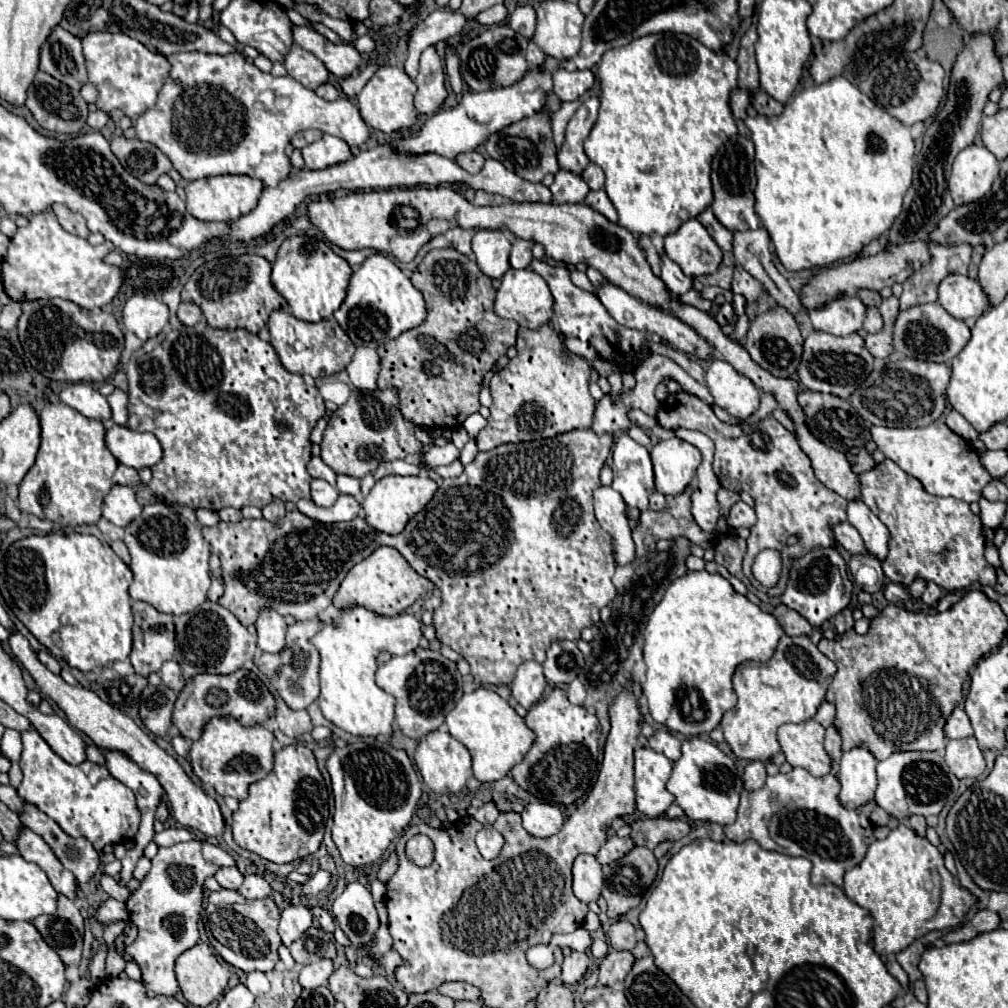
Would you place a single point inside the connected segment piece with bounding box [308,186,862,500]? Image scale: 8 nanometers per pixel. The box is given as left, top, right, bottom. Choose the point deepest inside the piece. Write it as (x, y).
(400, 221)

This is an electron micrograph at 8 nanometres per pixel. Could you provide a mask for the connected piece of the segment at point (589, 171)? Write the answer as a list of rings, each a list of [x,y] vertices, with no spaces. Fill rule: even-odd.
[[[590,162],[590,164],[586,166],[586,170],[582,172],[582,178],[588,182],[588,186],[590,186],[592,190],[598,190],[598,188],[604,186],[604,172],[602,172],[602,168],[598,168],[594,162]]]

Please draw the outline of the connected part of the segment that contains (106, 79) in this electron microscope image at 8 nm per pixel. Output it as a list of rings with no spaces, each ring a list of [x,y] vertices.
[[[94,32],[90,36],[84,36],[82,46],[86,56],[88,78],[98,88],[96,106],[100,110],[110,112],[114,108],[120,108],[126,116],[136,120],[144,110],[156,104],[156,96],[162,88],[162,82],[170,72],[170,64],[162,54],[150,52],[142,42],[126,34],[110,32]]]

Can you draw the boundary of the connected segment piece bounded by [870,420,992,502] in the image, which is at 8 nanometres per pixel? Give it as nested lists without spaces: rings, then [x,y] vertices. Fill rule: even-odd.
[[[936,420],[924,428],[872,426],[870,434],[886,458],[894,460],[902,470],[918,478],[926,492],[934,496],[954,496],[964,502],[978,502],[982,488],[992,480],[986,468],[982,468],[976,450],[964,438],[954,434],[942,420]]]

